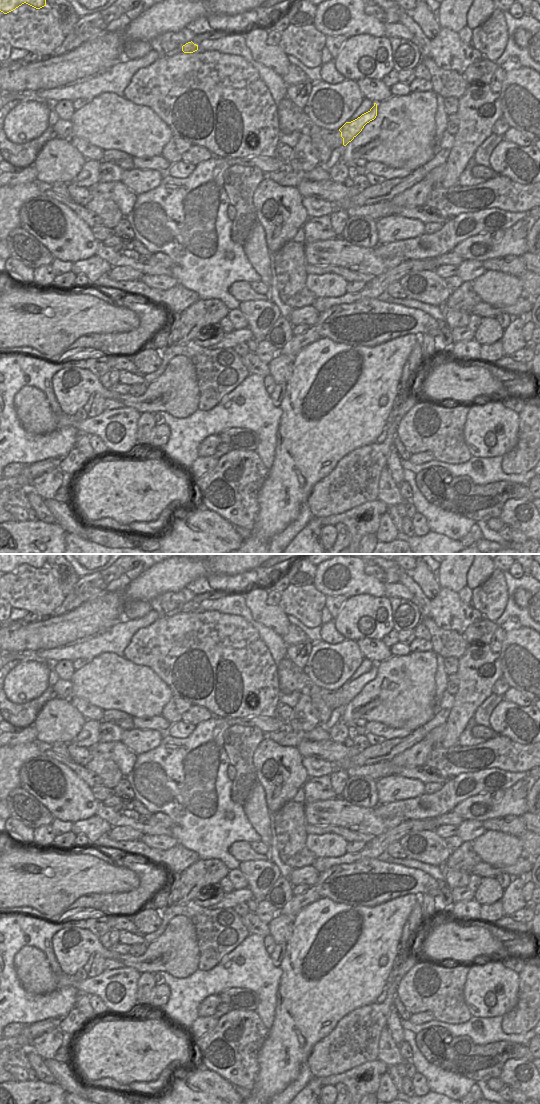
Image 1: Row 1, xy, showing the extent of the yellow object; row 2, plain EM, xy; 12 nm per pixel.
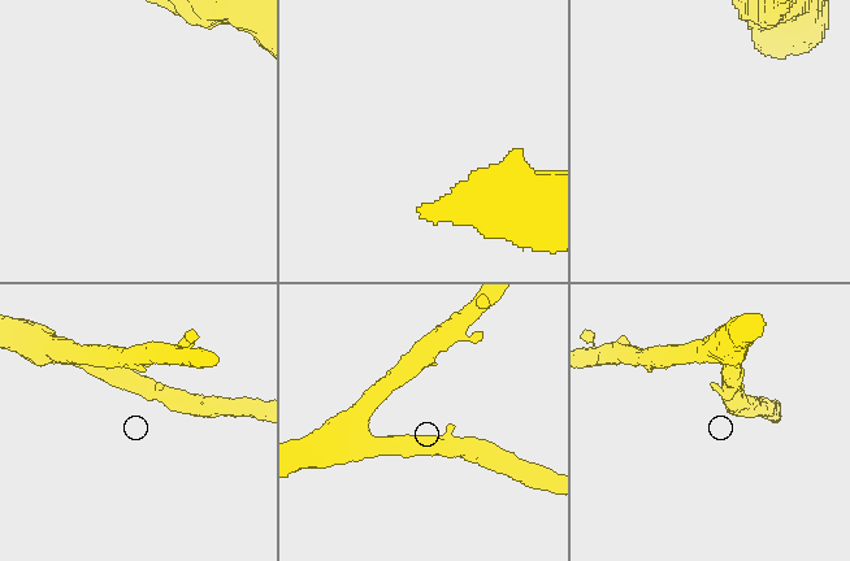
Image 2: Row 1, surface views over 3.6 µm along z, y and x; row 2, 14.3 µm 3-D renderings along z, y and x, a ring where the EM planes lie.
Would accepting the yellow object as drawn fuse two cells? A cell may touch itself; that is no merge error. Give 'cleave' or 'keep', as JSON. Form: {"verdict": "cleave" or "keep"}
{"verdict": "keep"}

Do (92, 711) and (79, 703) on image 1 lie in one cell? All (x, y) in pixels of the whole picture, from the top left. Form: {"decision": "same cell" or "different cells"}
{"decision": "same cell"}

